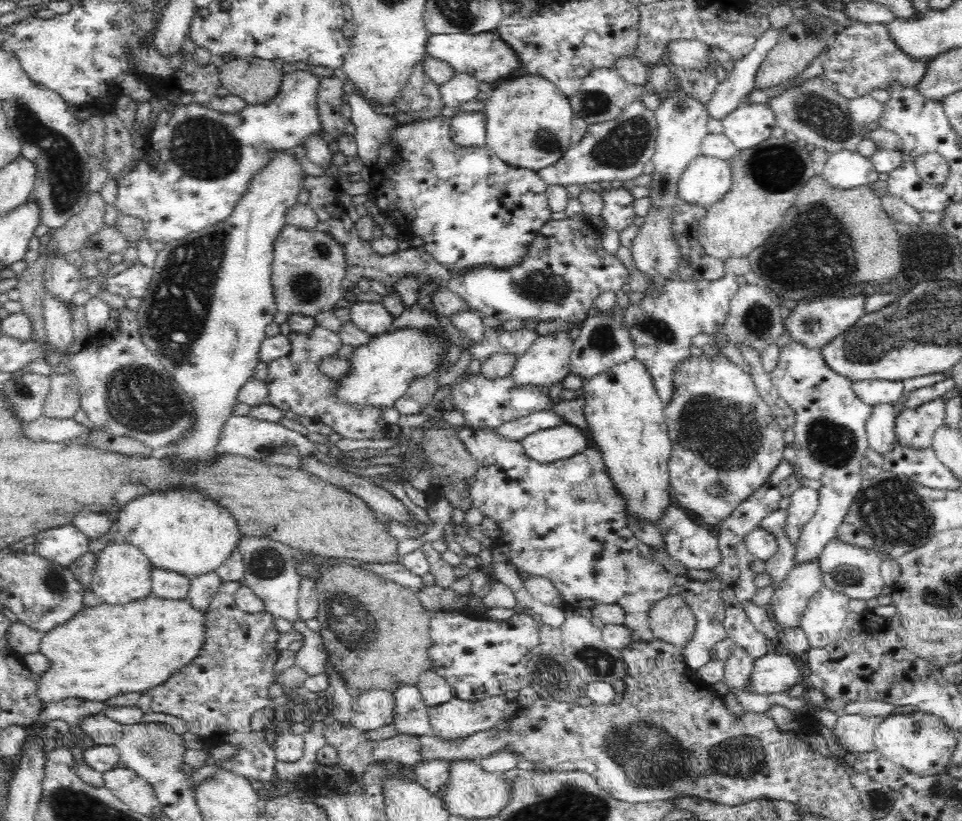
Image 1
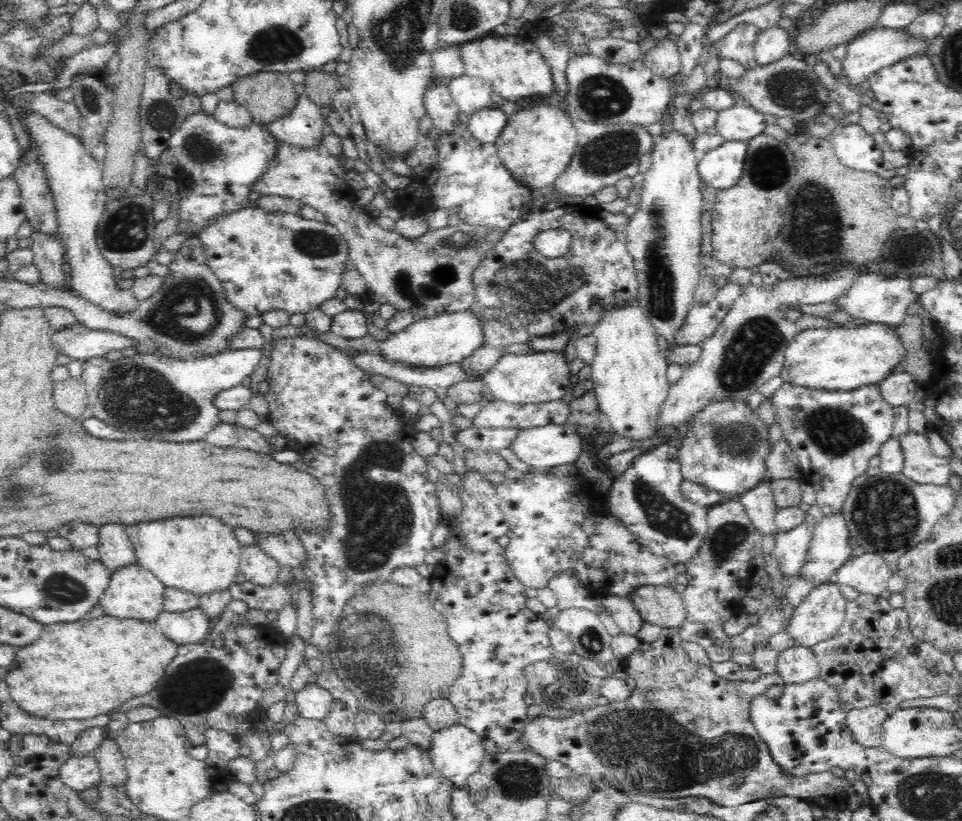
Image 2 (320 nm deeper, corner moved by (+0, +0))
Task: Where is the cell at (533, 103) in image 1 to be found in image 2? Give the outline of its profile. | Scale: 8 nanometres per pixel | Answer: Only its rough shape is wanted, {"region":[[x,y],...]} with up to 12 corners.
{"region":[[533,103],[495,145],[533,191],[570,164],[577,129],[565,108]]}

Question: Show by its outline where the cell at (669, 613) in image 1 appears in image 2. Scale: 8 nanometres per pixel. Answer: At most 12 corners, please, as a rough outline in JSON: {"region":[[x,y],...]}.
{"region":[[640,586],[629,600],[642,619],[677,629],[686,620],[673,588]]}

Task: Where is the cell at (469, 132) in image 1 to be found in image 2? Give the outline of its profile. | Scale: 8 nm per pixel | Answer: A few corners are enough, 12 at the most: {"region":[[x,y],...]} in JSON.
{"region":[[490,107],[470,115],[467,128],[478,141],[495,144],[508,116]]}

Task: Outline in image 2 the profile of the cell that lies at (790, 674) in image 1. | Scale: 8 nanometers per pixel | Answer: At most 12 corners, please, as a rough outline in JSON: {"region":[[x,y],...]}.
{"region":[[792,646],[778,653],[785,684],[819,678],[812,648]]}

